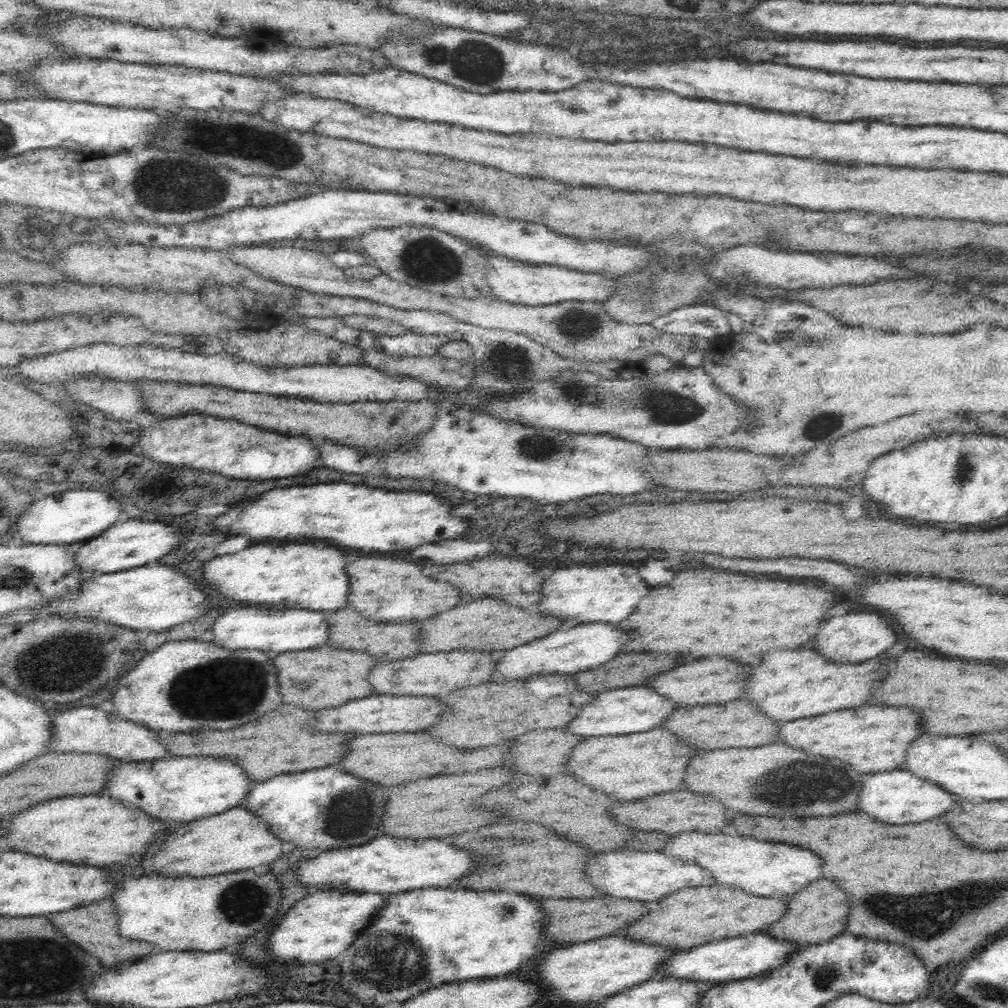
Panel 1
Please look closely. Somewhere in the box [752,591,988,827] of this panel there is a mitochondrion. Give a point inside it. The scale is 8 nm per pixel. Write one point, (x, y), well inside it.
(829, 786)

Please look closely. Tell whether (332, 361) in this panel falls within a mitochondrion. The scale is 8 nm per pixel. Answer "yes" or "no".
no

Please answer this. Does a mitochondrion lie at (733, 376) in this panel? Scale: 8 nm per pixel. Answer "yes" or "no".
no

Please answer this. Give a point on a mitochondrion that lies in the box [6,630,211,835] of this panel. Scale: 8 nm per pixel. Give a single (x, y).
(47, 666)

